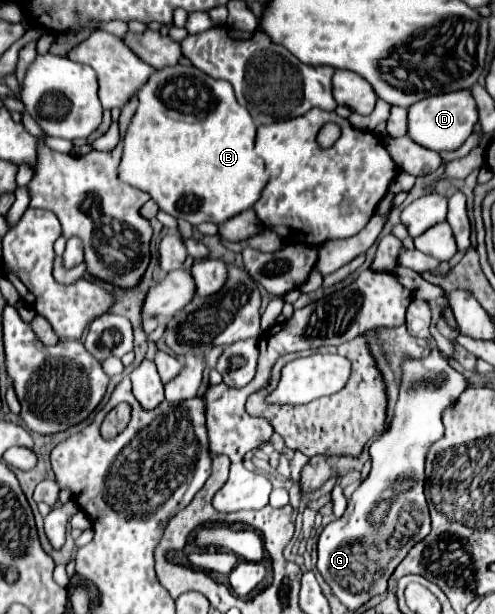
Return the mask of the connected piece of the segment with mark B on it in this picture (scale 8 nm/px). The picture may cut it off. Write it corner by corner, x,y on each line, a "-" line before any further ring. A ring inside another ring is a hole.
176,65
156,71
156,75
152,75
152,79
138,91
138,101
140,105
124,137
124,153
118,167
120,179
150,193
162,211
186,219
192,227
206,221
222,225
254,207
268,183
268,175
262,159
254,151
258,125
248,109
236,101
230,83
208,77
192,65

